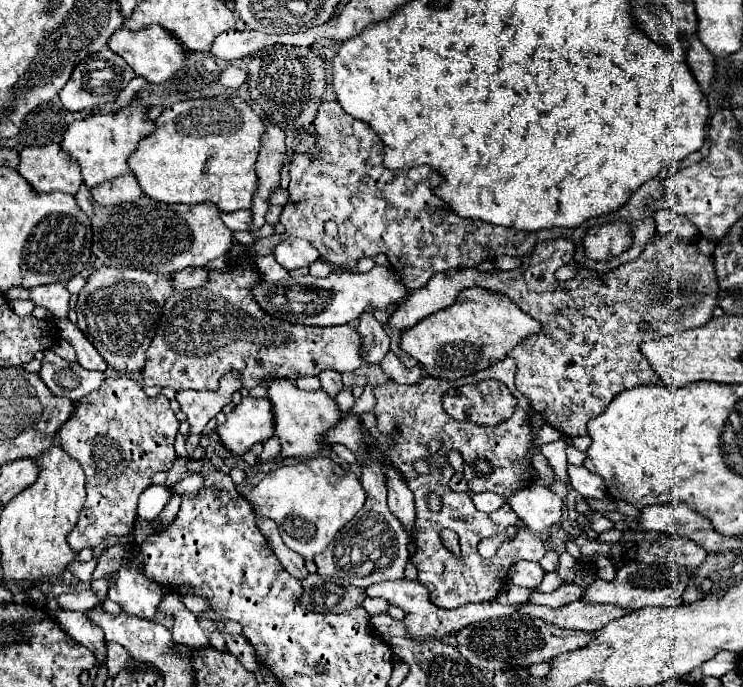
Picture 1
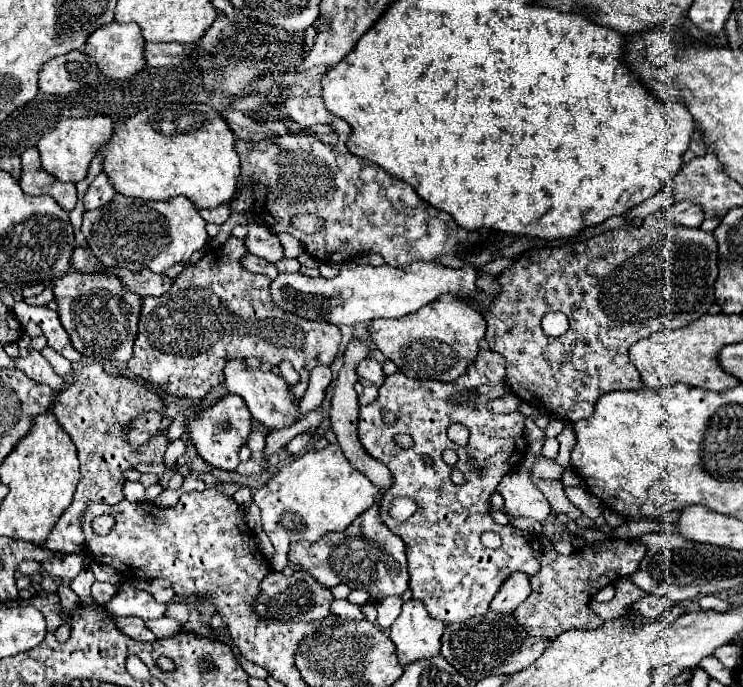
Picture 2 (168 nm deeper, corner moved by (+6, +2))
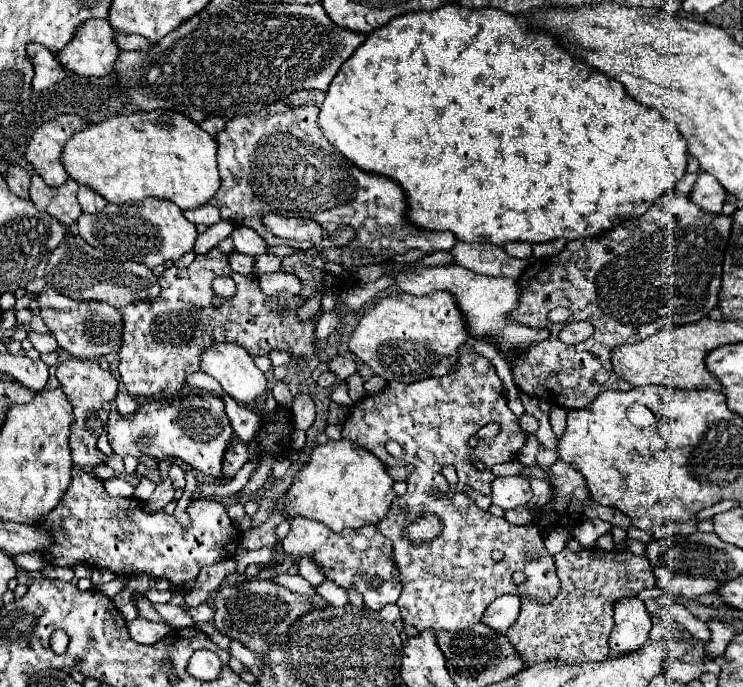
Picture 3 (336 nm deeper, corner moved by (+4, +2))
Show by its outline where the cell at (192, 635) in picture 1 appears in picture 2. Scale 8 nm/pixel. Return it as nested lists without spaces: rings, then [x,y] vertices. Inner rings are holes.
[[[163,616],[163,618],[157,618],[157,620],[147,620],[145,624],[149,626],[149,630],[151,630],[157,638],[175,636],[175,634],[183,632],[181,622],[179,622],[179,620],[175,620],[175,618],[169,618],[169,616]]]

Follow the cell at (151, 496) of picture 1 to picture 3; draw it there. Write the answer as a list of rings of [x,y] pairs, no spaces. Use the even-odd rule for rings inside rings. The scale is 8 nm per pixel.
[[[115,476],[115,478],[109,478],[109,480],[103,480],[101,484],[103,484],[103,488],[105,488],[105,492],[107,492],[109,496],[131,498],[133,492],[135,492],[135,488],[133,488],[129,482],[125,482],[125,480],[117,478],[117,476]]]

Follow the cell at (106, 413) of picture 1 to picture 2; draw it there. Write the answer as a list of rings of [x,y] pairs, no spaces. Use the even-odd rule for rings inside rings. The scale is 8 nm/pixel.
[[[99,362],[87,364],[73,374],[73,382],[57,394],[53,404],[53,414],[59,420],[61,428],[69,434],[73,444],[77,446],[77,454],[81,460],[81,482],[73,496],[73,504],[63,512],[57,520],[55,528],[51,530],[51,538],[43,548],[57,550],[57,552],[83,552],[85,550],[85,534],[83,534],[83,514],[91,500],[105,502],[105,504],[119,504],[125,500],[123,484],[125,484],[125,470],[135,468],[137,464],[163,464],[165,450],[167,450],[167,430],[155,432],[149,442],[139,448],[133,448],[129,440],[131,422],[141,412],[159,412],[165,414],[167,406],[163,404],[161,396],[131,378],[119,374],[111,376]]]

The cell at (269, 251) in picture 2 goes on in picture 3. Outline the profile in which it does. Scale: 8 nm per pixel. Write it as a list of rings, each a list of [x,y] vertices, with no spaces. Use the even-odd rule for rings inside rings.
[[[237,226],[231,236],[233,240],[233,250],[241,252],[241,254],[249,254],[249,256],[257,256],[257,254],[265,254],[267,252],[267,242],[255,234],[255,230],[247,228],[247,226]]]

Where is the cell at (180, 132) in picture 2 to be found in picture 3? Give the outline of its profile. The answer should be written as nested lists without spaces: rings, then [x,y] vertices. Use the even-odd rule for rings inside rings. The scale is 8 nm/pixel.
[[[157,110],[147,114],[135,112],[127,116],[115,116],[103,122],[89,124],[85,130],[75,132],[65,142],[61,152],[61,162],[71,180],[95,190],[107,202],[125,204],[129,200],[137,202],[151,196],[151,198],[169,200],[177,204],[181,210],[189,210],[207,204],[217,192],[217,188],[221,186],[215,156],[217,156],[215,140],[205,130],[201,130],[197,124],[193,124],[187,116],[181,116],[179,112]]]

